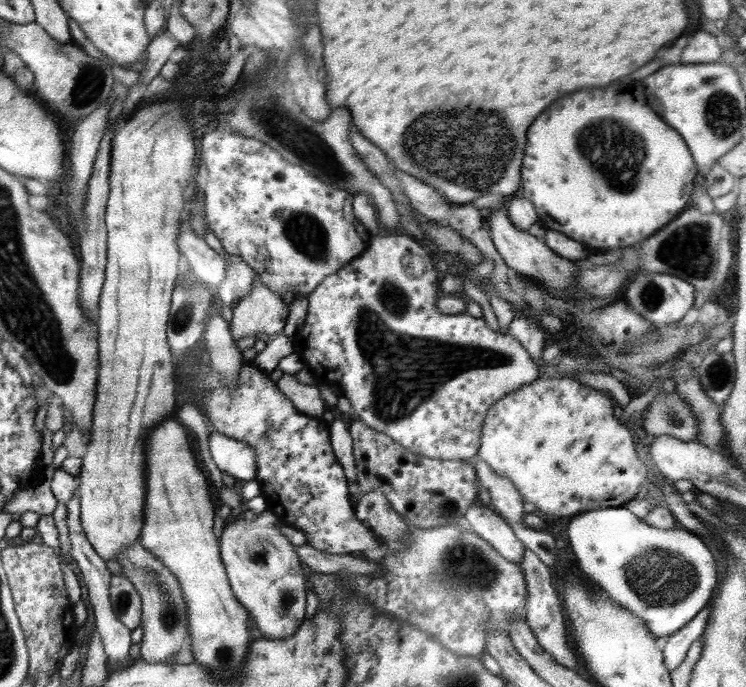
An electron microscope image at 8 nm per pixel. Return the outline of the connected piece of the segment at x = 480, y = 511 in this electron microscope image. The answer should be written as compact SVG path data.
M478 500L467 508L464 518L470 523L471 530L497 550L502 558L518 565L522 562L524 543L515 535L512 527L490 506Z

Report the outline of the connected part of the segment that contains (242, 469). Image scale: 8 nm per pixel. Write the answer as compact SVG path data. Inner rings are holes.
M213 431L208 437L210 454L222 473L243 482L256 478L256 453L252 445Z

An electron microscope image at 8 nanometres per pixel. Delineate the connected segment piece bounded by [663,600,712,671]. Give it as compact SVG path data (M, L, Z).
M712 600L686 625L667 637L666 645L663 648L663 661L668 671L680 666L692 642L704 634L710 609L712 609Z

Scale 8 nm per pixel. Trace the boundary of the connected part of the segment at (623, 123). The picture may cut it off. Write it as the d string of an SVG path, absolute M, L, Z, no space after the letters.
M622 80L606 88L566 94L532 122L522 160L519 194L534 203L547 230L562 232L588 250L621 250L652 237L682 213L694 192L697 173L686 142L646 104L640 82L634 82L632 96L626 80Z

